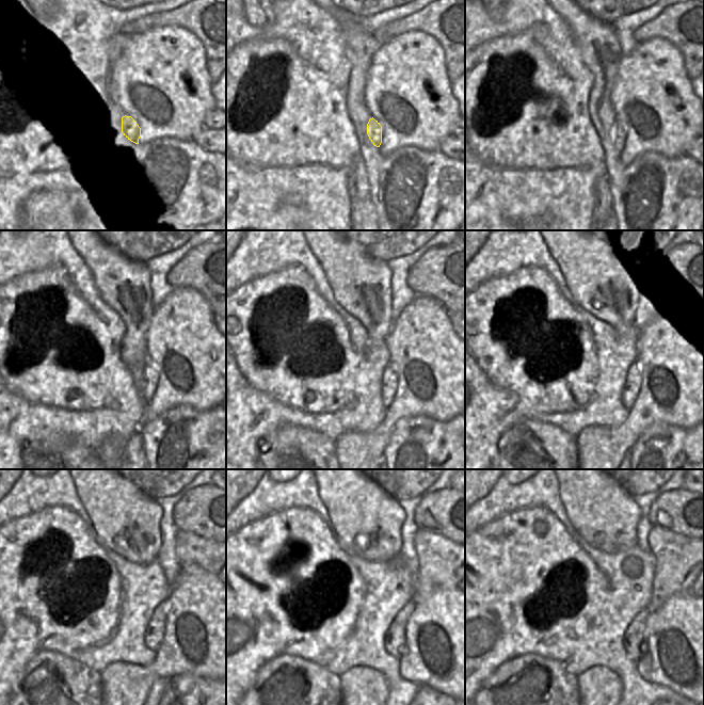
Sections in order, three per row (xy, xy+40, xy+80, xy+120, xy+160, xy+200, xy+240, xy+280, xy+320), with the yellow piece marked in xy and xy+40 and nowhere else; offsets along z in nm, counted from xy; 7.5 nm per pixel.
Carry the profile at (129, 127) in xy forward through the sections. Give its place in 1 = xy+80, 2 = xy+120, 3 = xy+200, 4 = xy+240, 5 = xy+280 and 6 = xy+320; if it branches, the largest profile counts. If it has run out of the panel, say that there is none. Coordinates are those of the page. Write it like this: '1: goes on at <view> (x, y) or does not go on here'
1: goes on at xy+80 (618, 131)
2: goes on at xy+120 (149, 373)
3: goes on at xy+200 (632, 387)
4: goes on at xy+240 (155, 631)
5: goes on at xy+280 (395, 638)
6: goes on at xy+320 (634, 643)

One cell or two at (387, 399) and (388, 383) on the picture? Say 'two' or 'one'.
one

